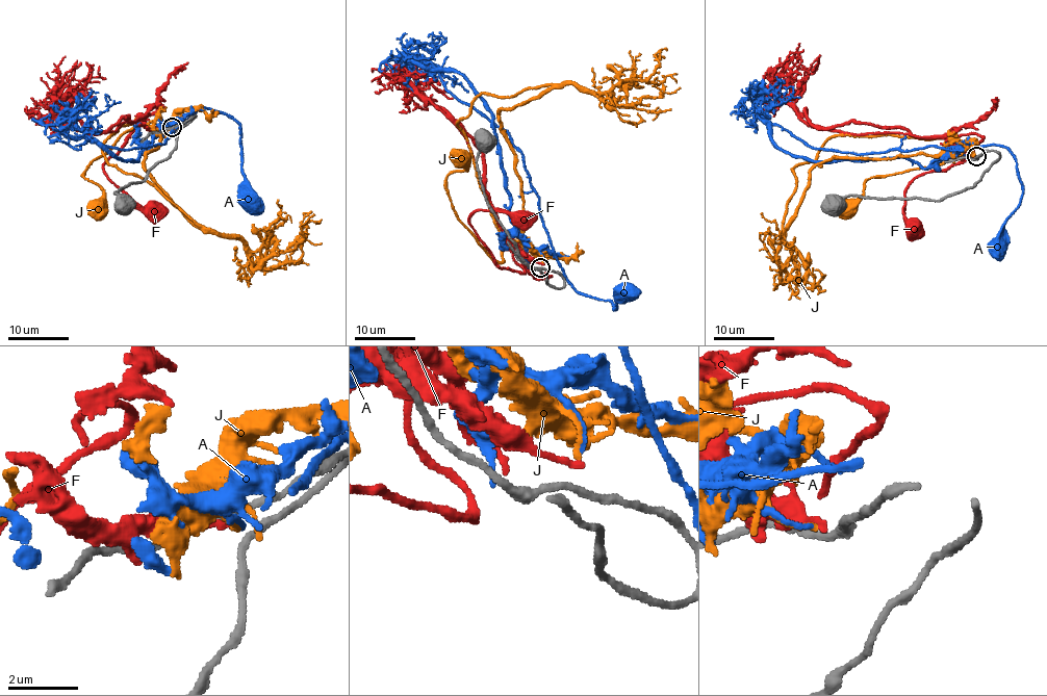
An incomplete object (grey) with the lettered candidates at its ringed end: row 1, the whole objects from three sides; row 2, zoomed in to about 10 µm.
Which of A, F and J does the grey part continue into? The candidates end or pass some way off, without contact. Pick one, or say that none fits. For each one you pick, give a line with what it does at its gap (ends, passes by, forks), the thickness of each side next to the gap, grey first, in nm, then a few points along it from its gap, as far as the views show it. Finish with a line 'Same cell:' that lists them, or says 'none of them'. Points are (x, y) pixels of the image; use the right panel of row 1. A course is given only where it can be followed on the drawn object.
Same cell: none of them

